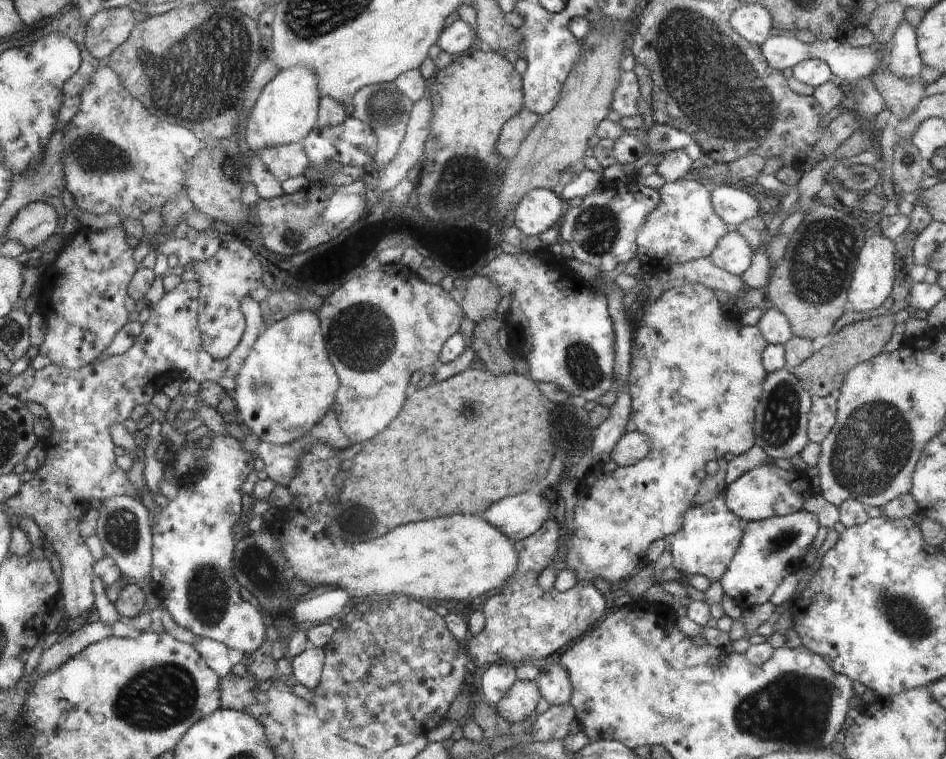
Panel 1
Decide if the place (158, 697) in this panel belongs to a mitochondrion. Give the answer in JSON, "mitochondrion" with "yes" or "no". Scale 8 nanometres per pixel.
{"mitochondrion":"yes"}

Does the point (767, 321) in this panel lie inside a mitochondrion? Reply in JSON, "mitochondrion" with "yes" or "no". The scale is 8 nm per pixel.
{"mitochondrion":"no"}

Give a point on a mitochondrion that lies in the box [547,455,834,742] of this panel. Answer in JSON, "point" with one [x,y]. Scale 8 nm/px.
{"point":[787,536]}

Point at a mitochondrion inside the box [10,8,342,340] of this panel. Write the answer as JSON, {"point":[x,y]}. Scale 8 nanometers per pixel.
{"point":[222,45]}

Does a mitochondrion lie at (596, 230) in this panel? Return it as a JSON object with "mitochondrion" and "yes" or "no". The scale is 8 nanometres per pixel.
{"mitochondrion":"yes"}

